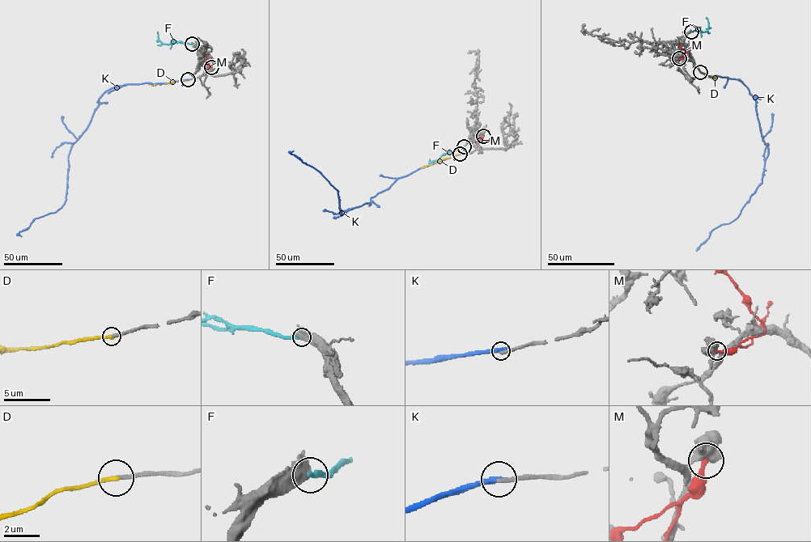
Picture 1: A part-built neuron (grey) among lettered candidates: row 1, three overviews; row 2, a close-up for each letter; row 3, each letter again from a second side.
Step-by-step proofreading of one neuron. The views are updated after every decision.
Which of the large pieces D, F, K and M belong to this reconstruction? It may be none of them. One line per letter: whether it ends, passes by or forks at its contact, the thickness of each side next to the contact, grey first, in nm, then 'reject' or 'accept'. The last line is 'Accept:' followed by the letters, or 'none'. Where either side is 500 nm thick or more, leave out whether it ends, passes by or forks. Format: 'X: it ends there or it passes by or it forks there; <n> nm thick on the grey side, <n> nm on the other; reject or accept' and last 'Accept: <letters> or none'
D: it ends there; 240 nm thick on the grey side, 280 nm on the other; accept
F: 600 nm thick on the grey side, 280 nm on the other; reject
K: it ends there; 280 nm thick on the grey side, 360 nm on the other; reject
M: it ends there; 460 nm thick on the grey side, 260 nm on the other; reject
Accept: D

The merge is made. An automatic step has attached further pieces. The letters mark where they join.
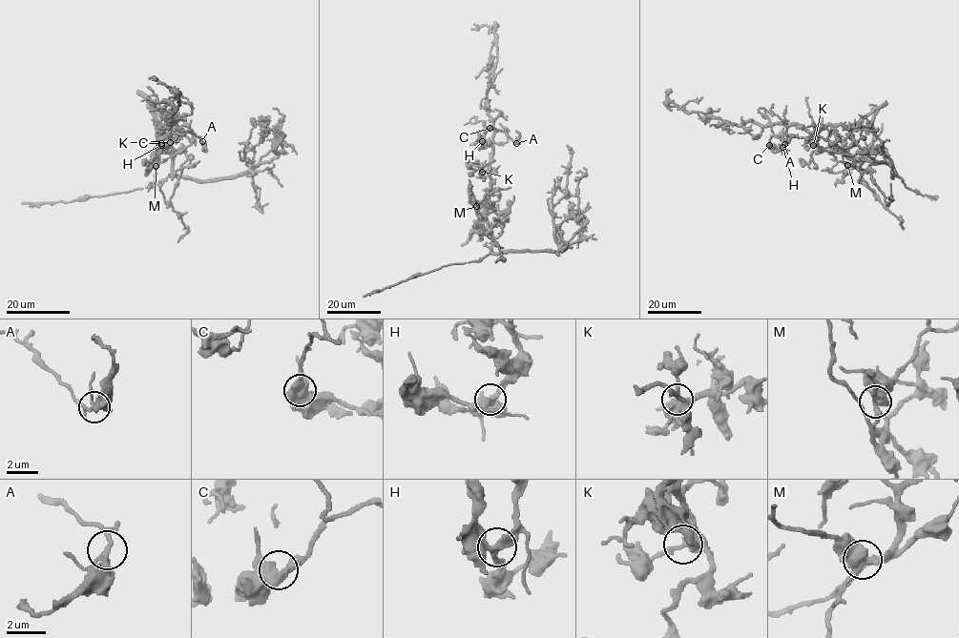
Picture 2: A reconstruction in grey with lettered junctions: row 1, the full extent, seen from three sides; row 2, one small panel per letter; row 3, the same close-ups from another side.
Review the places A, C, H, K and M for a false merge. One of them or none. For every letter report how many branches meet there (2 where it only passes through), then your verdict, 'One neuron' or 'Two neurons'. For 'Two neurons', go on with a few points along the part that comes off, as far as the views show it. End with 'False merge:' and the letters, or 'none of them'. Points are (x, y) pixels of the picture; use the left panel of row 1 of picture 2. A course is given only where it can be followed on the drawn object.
A: Branches: 3. One neuron
C: Branches: 2. One neuron
H: Branches: 3. One neuron
K: Branches: 3. One neuron
M: Branches: 3. Two neurons. Course of the part to remove: (156, 166), (183, 151), (195, 139)
False merge: M

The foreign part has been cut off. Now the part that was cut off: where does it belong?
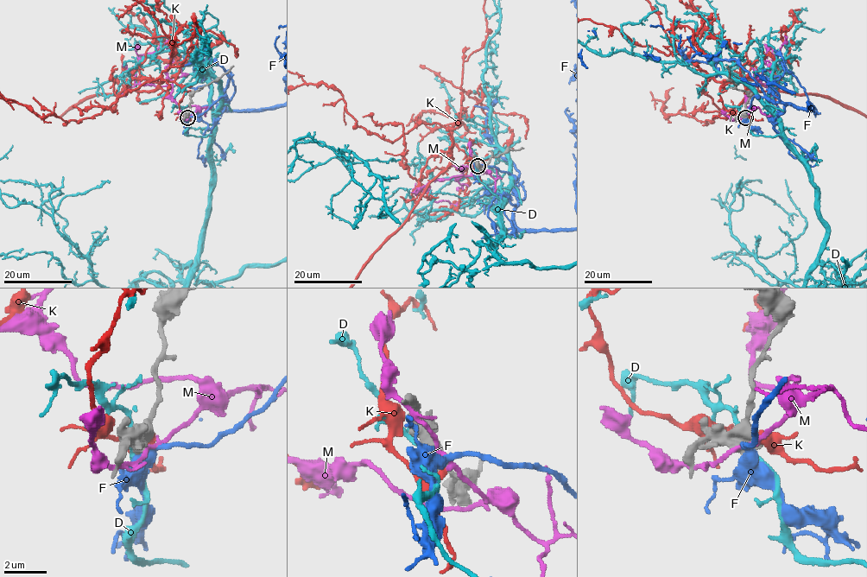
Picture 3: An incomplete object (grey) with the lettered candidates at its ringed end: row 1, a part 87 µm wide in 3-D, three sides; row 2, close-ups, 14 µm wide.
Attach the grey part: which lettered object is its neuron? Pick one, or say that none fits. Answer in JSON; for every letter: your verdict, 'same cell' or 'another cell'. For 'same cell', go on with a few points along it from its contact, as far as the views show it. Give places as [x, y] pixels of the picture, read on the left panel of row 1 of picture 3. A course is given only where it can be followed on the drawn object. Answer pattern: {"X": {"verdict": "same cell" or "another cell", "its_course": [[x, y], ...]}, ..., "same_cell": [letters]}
{"D": {"verdict": "another cell"}, "F": {"verdict": "same cell"}, "K": {"verdict": "another cell"}, "M": {"verdict": "another cell"}, "same_cell": ["F"]}

